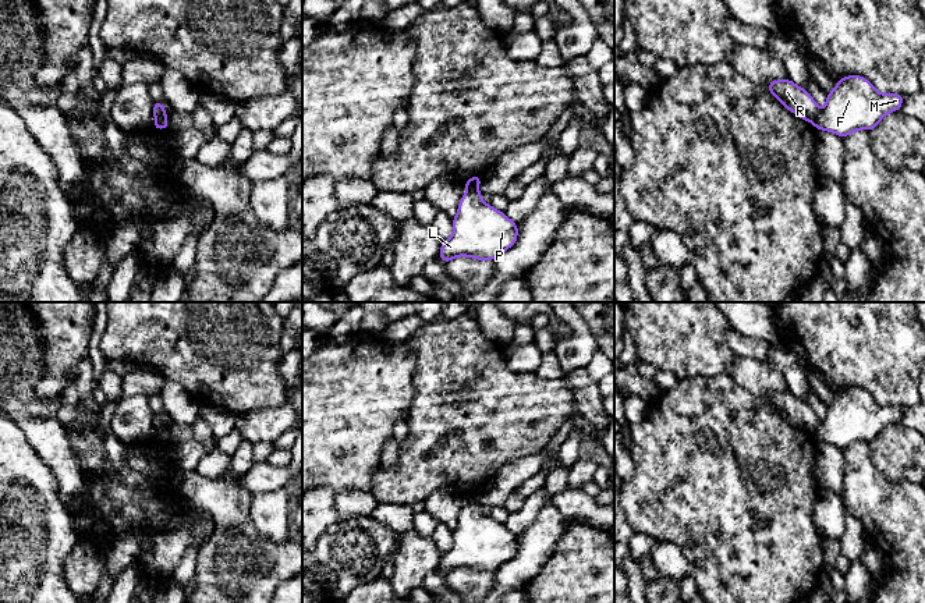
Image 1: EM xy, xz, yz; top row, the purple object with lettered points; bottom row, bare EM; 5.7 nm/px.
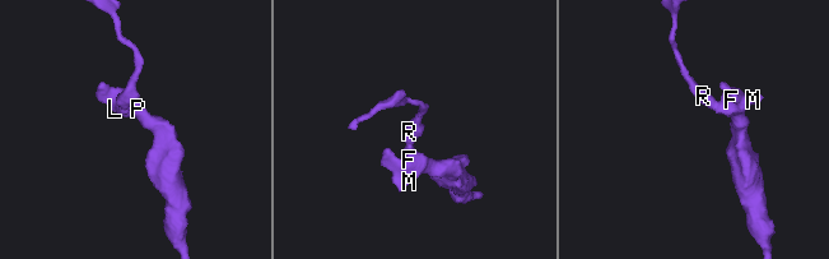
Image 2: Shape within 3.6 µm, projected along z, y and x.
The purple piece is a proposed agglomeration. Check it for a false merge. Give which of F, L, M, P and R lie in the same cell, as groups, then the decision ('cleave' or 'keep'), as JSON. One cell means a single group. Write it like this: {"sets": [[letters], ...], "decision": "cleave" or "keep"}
{"sets": [["F", "L", "M", "P"], ["R"]], "decision": "cleave"}

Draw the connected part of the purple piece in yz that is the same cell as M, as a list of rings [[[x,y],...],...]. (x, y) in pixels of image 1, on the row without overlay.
[[[861,387],[839,390],[834,401],[826,407],[826,418],[818,423],[815,441],[829,443],[844,450],[858,441],[872,443],[879,433],[892,423],[900,422],[904,408],[899,405],[880,405]]]

